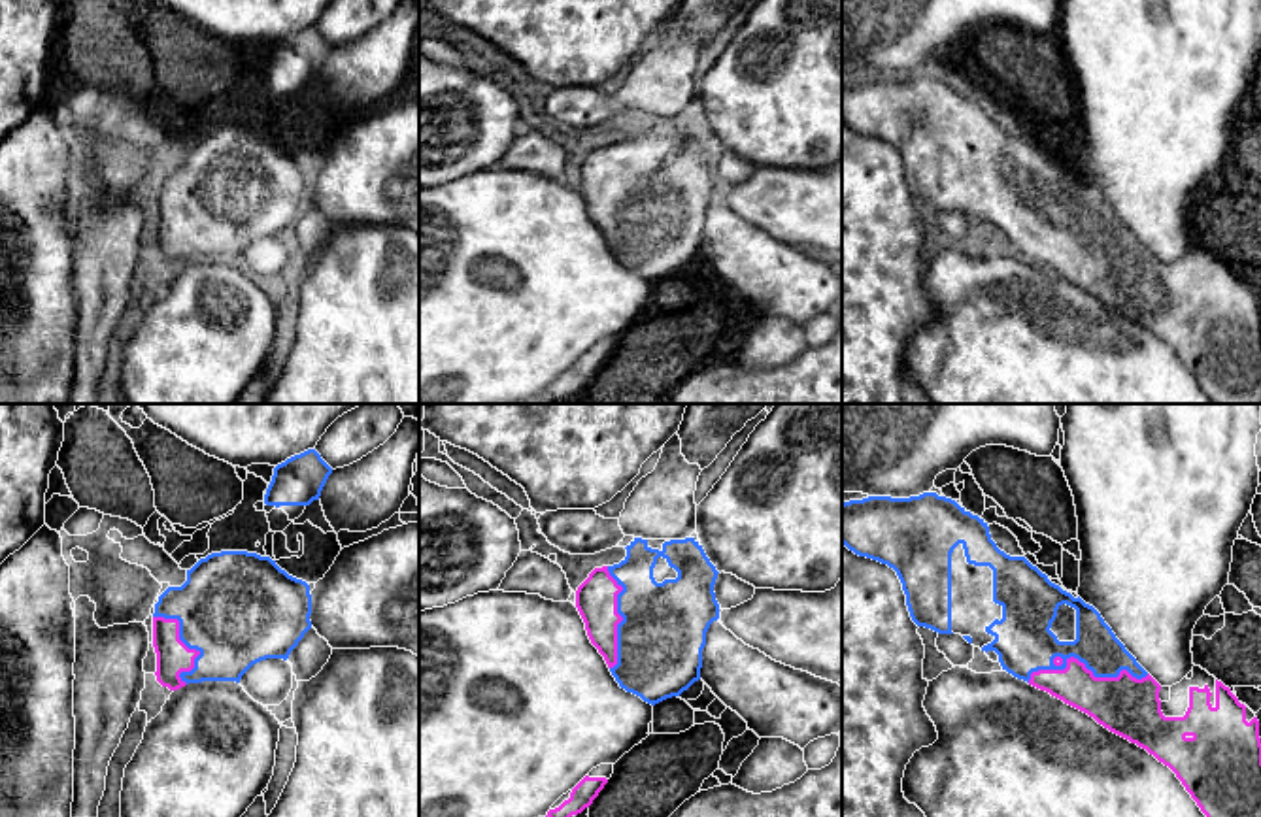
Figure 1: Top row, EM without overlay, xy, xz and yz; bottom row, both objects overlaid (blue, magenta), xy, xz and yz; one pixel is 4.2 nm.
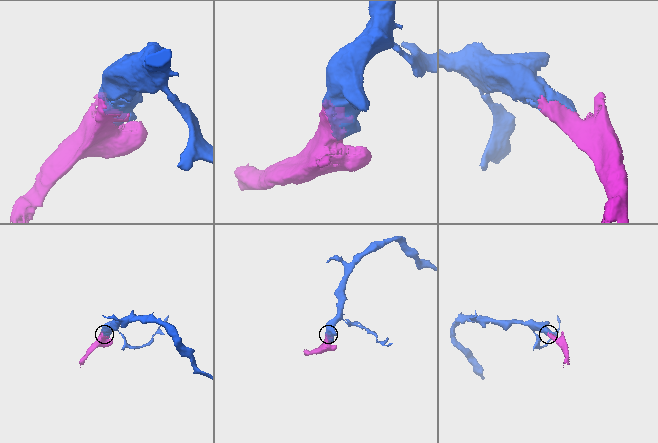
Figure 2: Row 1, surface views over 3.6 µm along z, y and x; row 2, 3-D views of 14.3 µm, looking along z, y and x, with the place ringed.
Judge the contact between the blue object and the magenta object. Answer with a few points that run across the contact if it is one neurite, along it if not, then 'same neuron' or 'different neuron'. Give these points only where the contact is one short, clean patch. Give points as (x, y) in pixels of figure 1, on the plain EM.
same neuron

